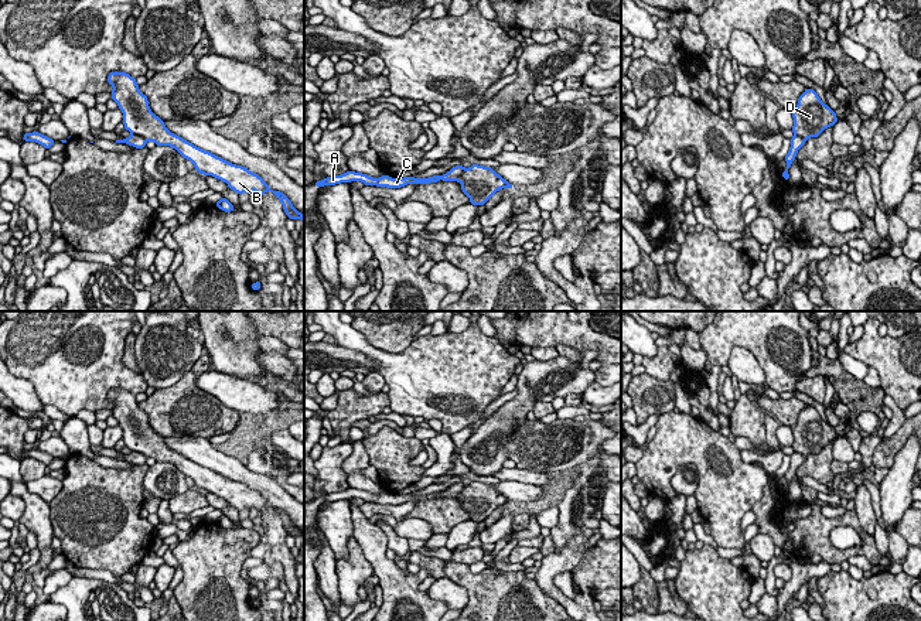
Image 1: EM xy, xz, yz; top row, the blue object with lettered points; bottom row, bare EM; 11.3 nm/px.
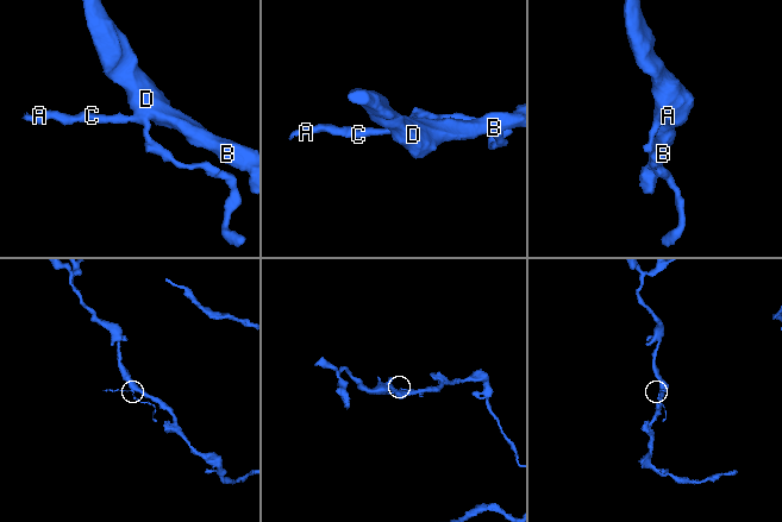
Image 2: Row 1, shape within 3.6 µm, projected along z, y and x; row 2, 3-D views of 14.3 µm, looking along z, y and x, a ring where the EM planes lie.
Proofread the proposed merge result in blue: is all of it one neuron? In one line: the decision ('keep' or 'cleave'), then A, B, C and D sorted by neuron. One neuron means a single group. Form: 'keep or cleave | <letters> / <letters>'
keep | A B C D

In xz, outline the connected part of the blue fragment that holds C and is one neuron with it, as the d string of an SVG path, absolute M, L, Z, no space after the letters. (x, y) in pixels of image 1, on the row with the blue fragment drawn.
M471 164L470 168L464 168L463 166L456 166L446 174L433 175L429 178L392 178L389 175L382 175L381 178L373 178L362 173L347 171L341 175L327 177L325 180L315 181L315 187L324 185L335 185L341 182L361 181L365 185L376 185L376 187L388 187L388 188L400 188L407 184L430 184L443 181L458 181L461 184L461 190L465 195L470 197L470 204L473 205L484 205L497 191L501 188L514 187L504 180L499 174L494 171L491 167L484 167L478 164Z

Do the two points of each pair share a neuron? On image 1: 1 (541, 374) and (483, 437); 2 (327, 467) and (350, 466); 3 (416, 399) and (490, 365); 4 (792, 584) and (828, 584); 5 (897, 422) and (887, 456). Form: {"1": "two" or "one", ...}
{"1": "one", "2": "two", "3": "one", "4": "two", "5": "two"}

